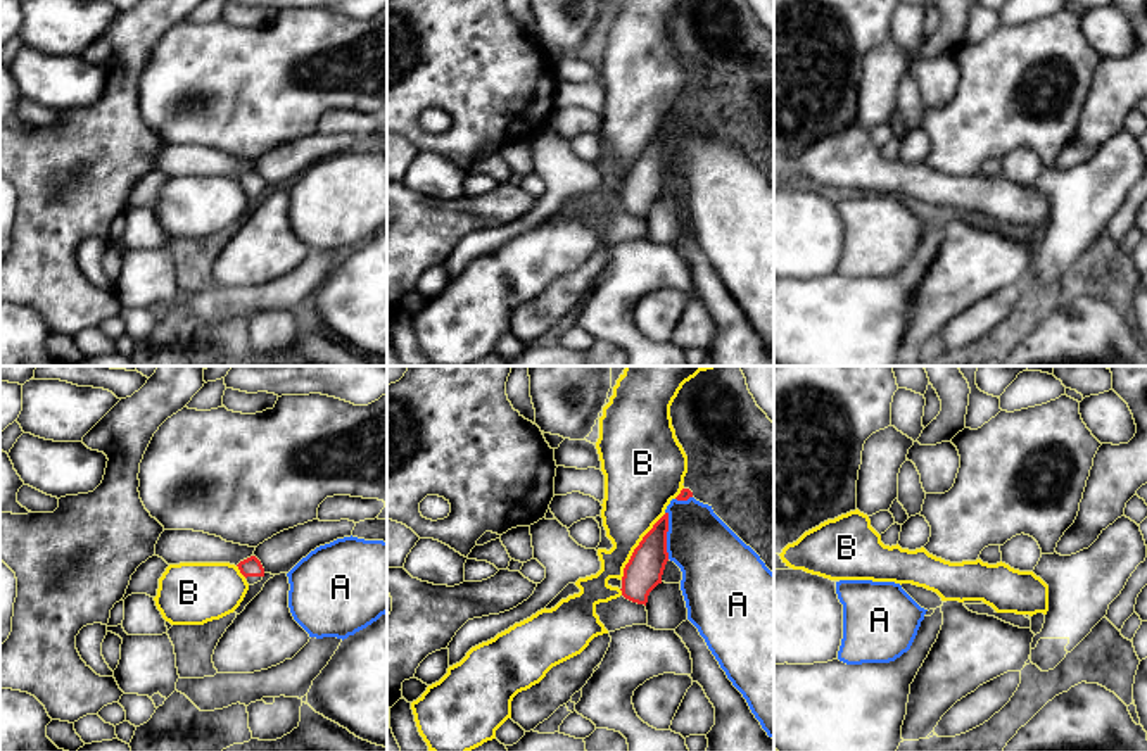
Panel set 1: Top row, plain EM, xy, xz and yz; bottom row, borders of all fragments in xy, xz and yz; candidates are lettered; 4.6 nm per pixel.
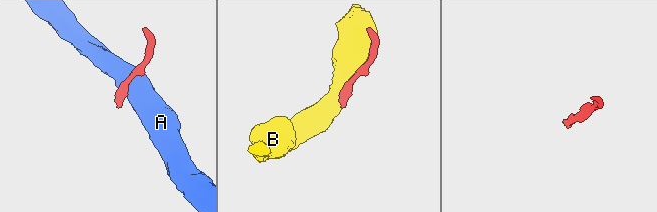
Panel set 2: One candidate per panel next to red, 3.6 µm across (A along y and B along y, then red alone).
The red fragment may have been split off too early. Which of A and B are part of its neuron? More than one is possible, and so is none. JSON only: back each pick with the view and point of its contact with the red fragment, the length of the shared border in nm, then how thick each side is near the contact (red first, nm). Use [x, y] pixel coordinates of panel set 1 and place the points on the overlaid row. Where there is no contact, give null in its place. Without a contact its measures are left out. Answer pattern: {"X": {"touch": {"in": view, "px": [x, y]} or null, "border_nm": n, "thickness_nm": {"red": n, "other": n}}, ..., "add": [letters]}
{"add": []}

